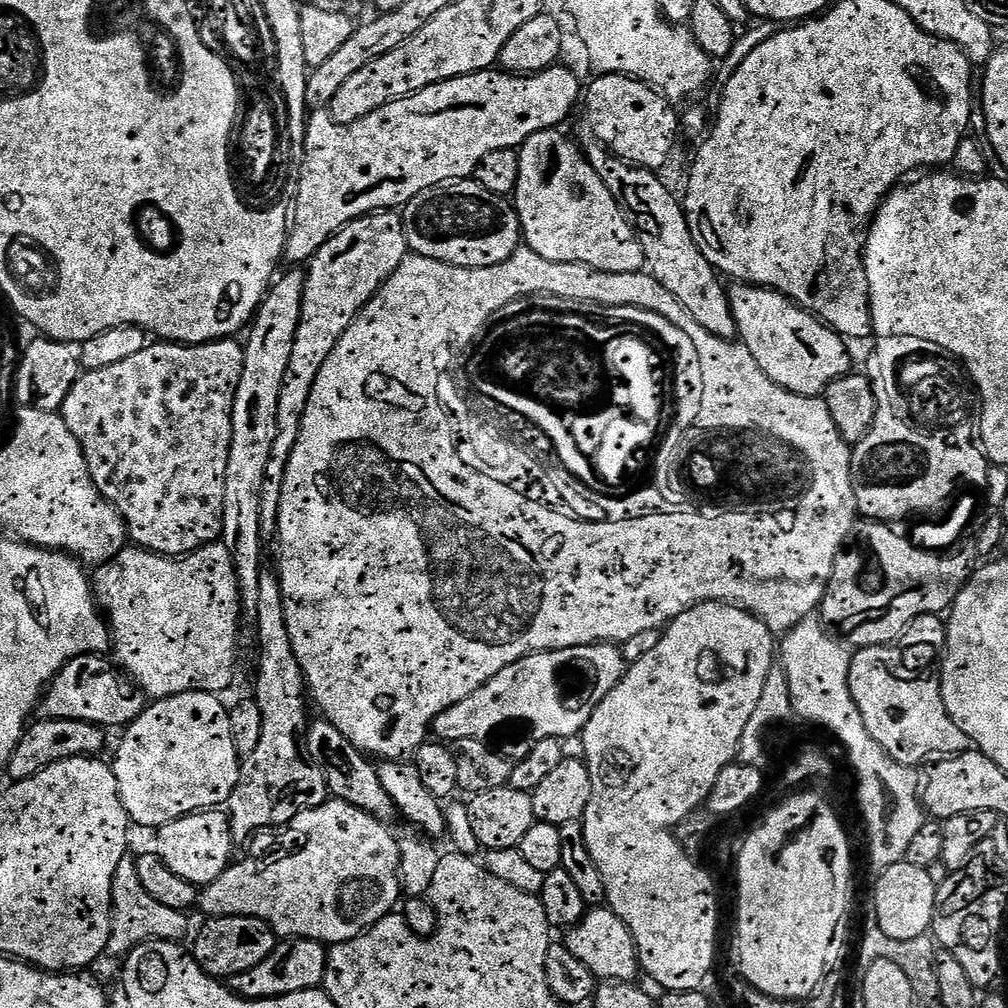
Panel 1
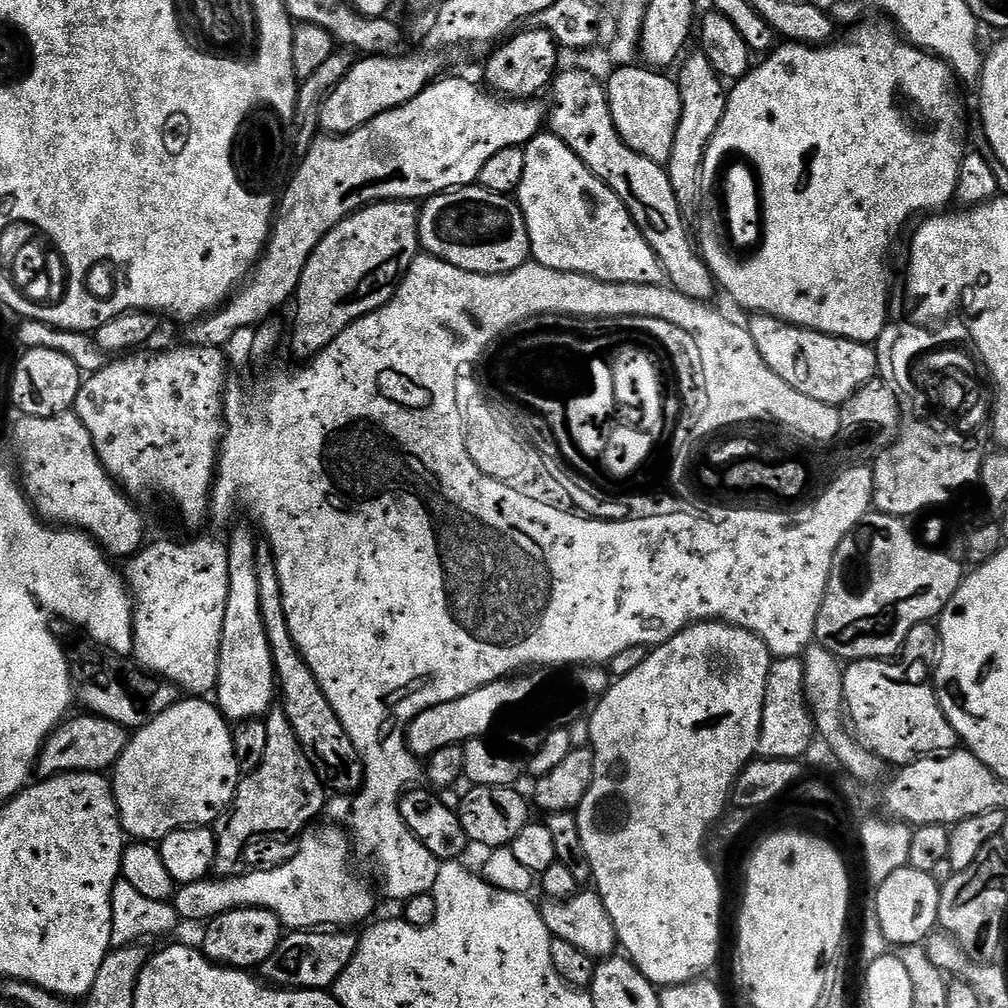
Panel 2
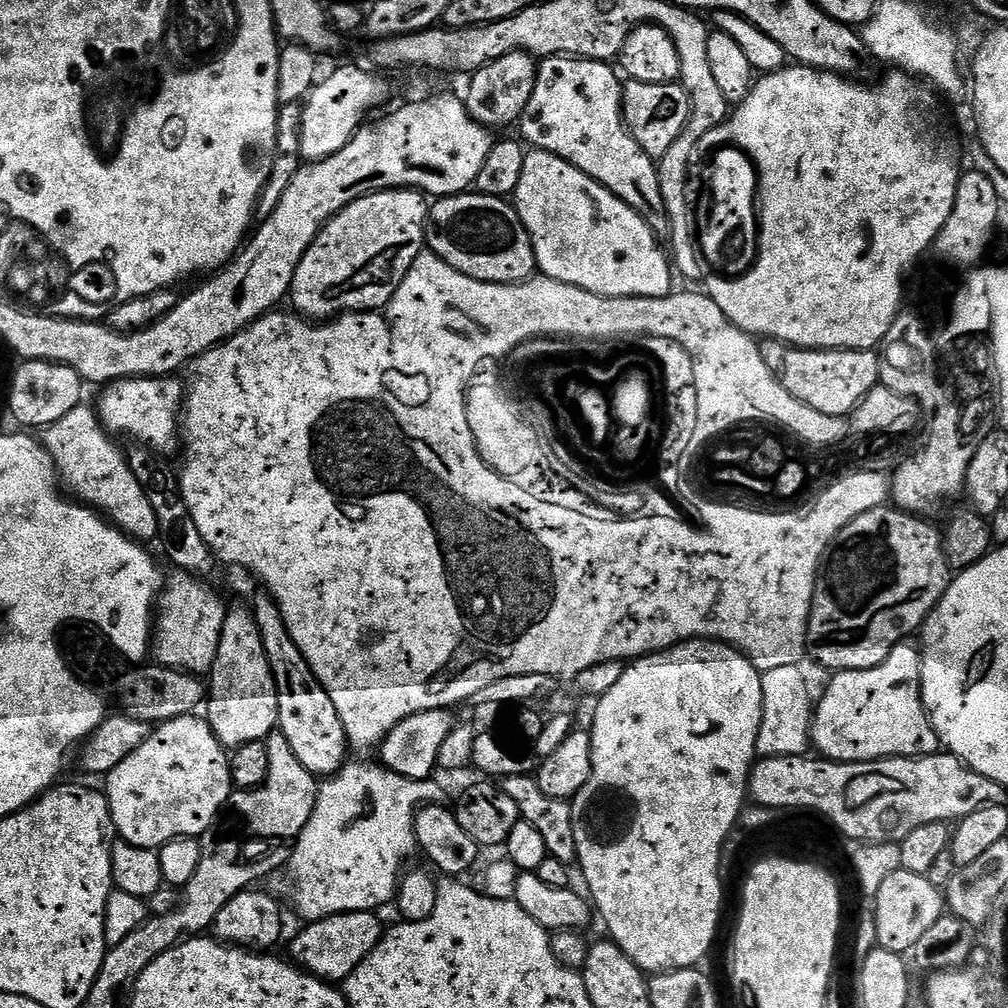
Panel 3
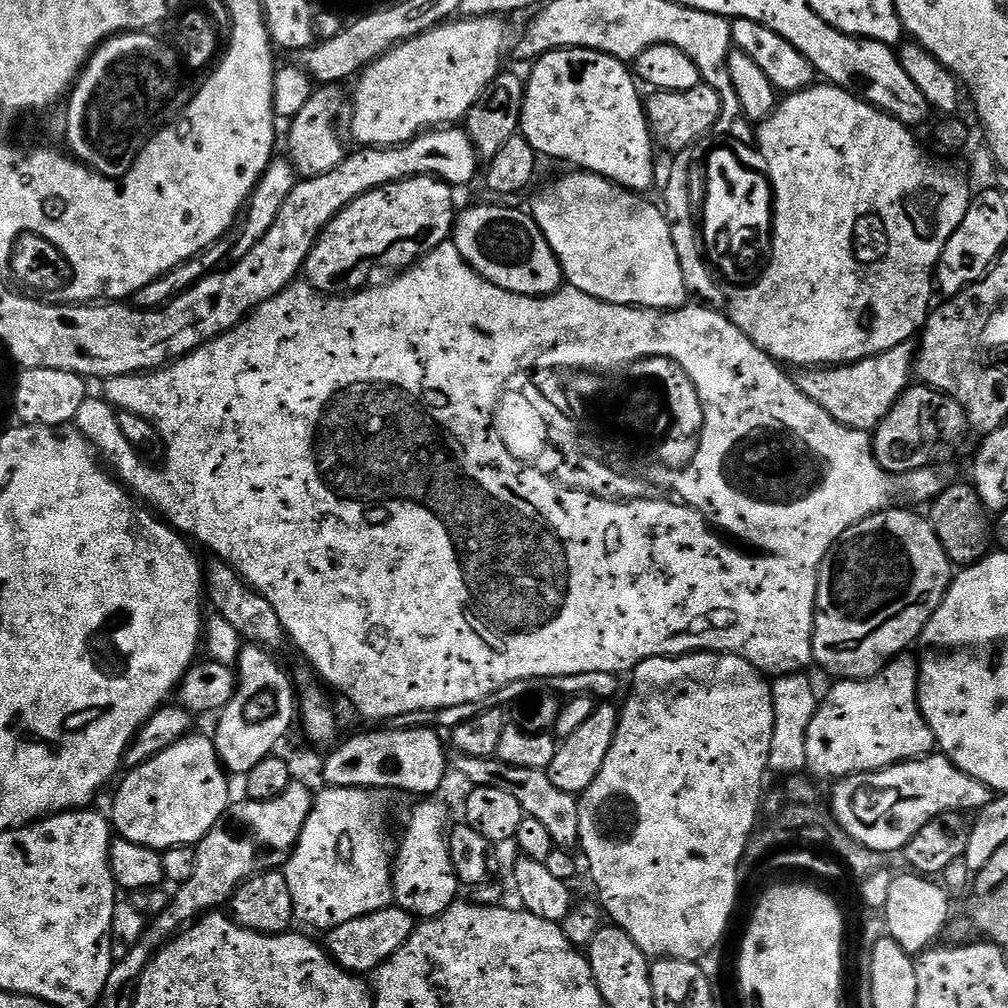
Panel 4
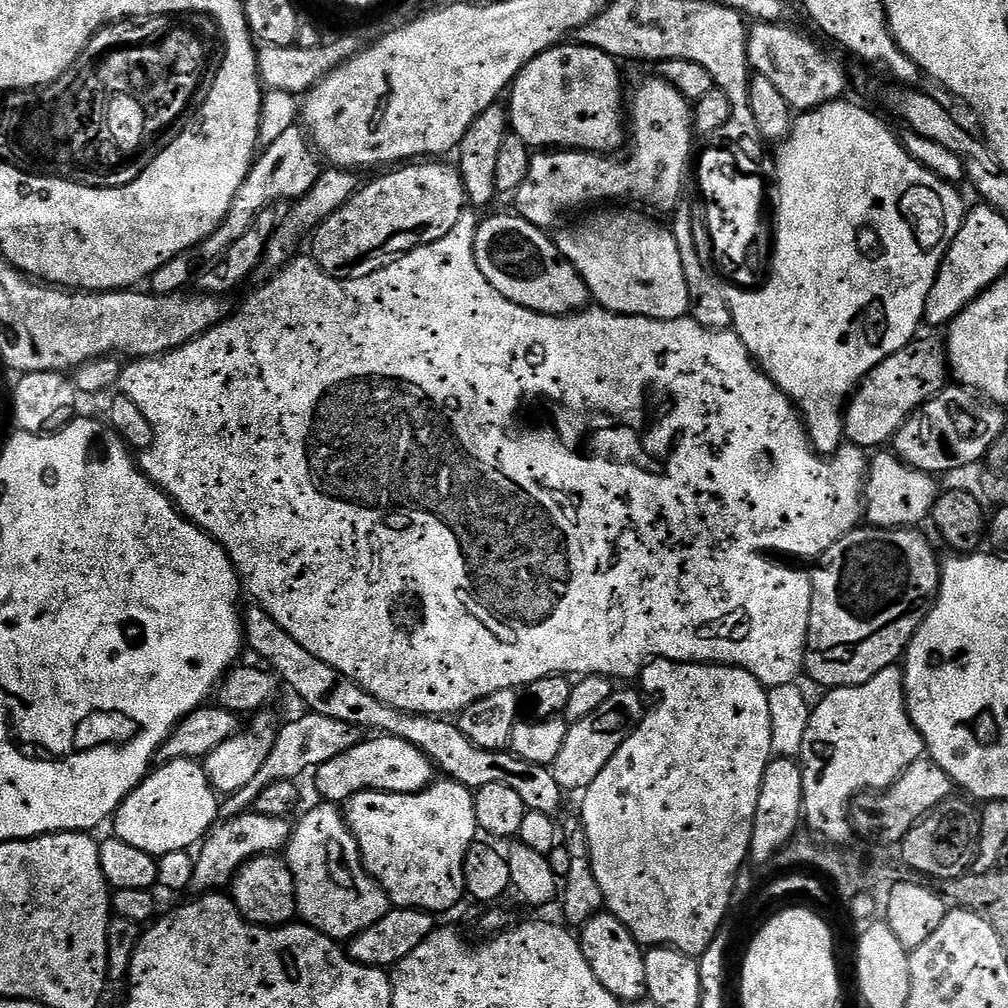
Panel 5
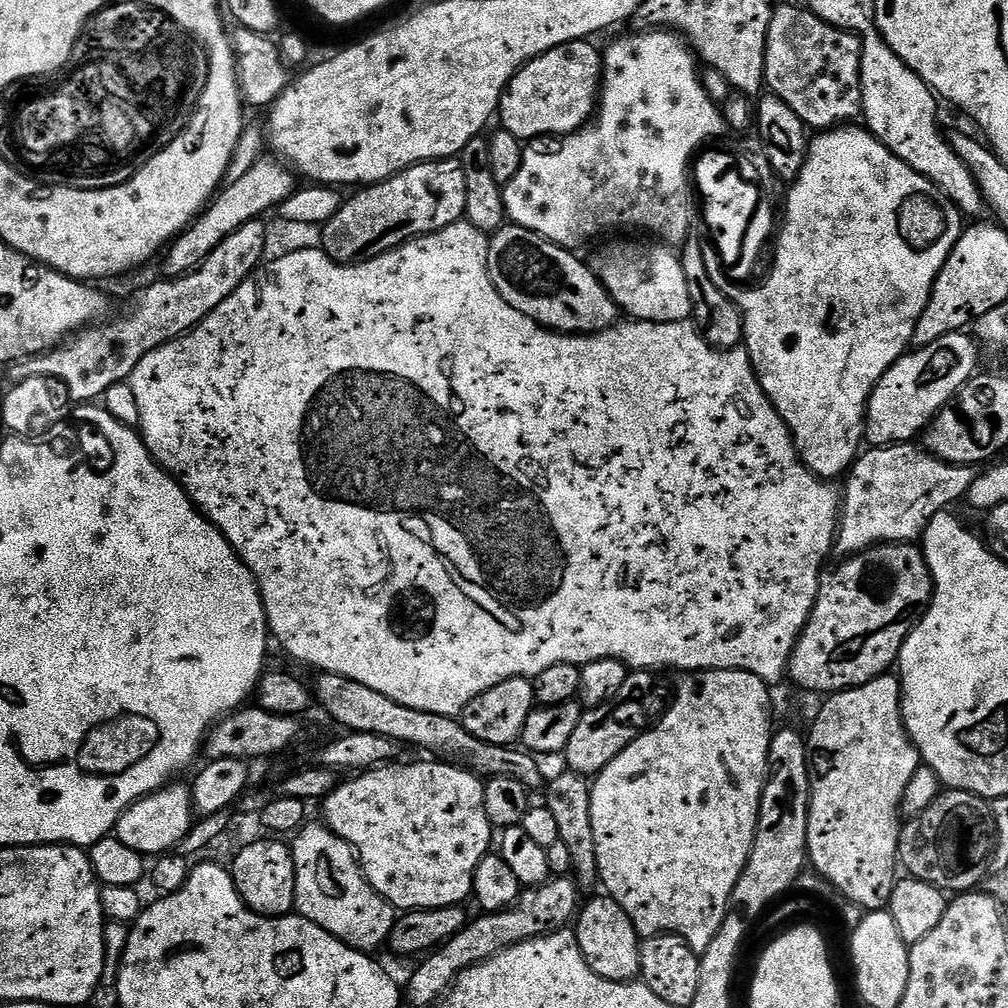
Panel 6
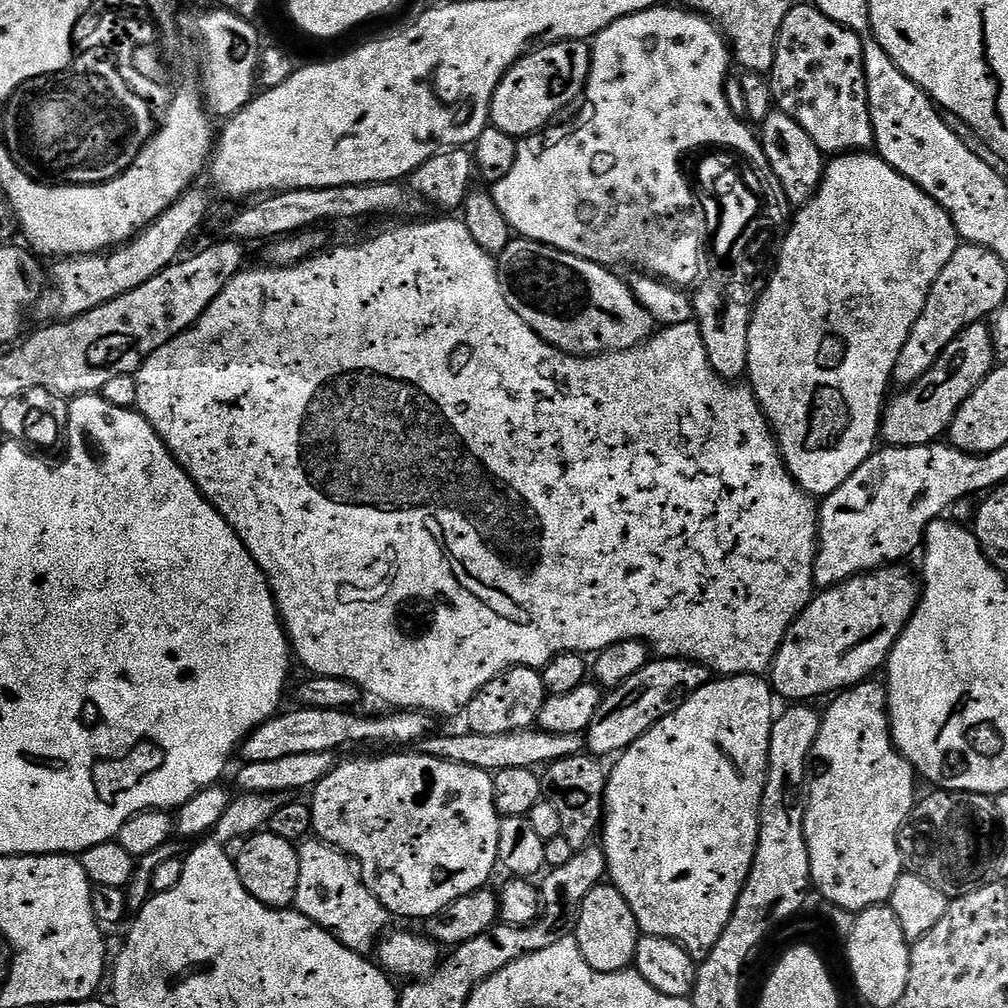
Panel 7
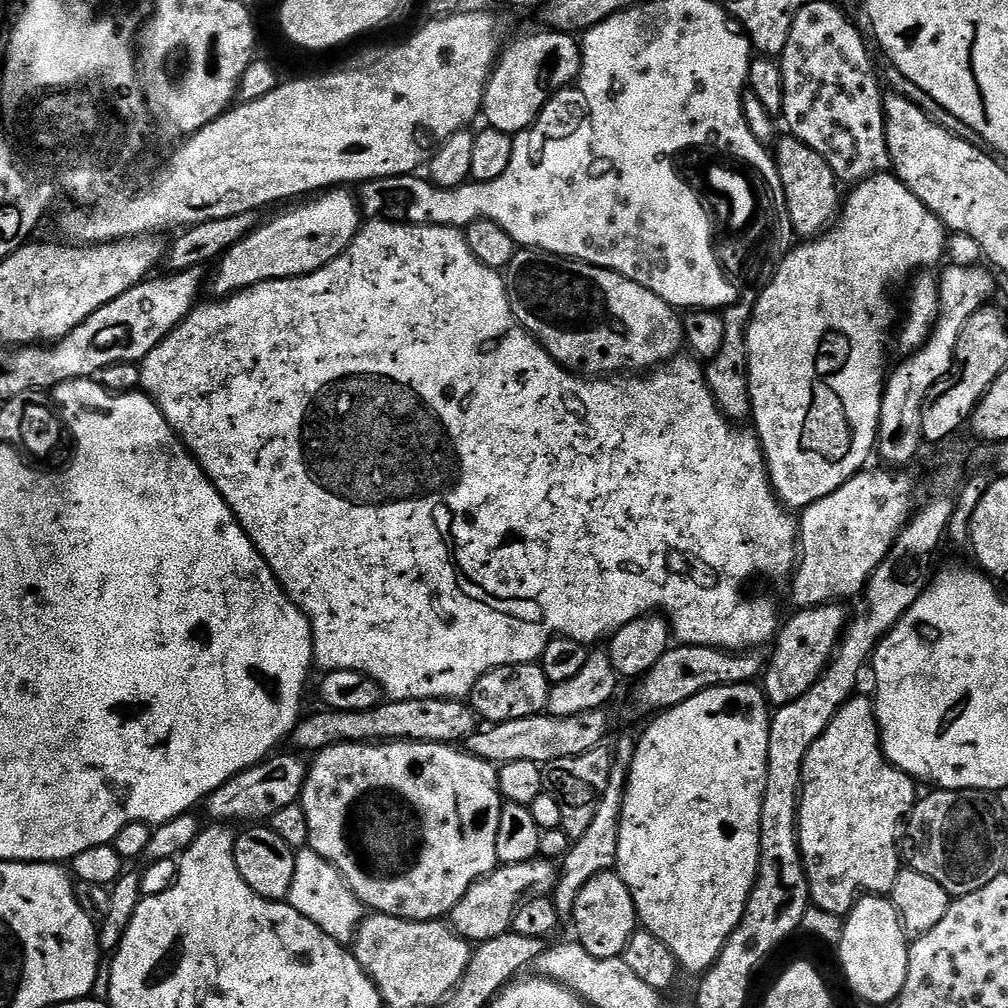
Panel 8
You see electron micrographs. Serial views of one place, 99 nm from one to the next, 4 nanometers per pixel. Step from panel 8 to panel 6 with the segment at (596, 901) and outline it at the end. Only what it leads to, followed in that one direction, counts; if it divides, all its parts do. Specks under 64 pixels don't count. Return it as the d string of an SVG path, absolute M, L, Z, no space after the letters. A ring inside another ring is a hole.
M599 894L588 905L579 909L574 920L578 946L594 974L602 974L610 982L623 984L635 981L640 976L640 946L642 937L632 924L631 918L607 894Z

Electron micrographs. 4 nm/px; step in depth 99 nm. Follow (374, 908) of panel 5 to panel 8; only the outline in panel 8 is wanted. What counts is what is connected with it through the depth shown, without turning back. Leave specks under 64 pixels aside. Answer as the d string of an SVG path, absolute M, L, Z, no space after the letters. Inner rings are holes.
M309 847L301 848L296 853L294 882L290 886L287 903L291 904L294 910L298 910L298 914L310 918L314 926L330 934L330 938L341 942L351 941L360 929L360 923L366 918L364 905L352 893L340 871Z

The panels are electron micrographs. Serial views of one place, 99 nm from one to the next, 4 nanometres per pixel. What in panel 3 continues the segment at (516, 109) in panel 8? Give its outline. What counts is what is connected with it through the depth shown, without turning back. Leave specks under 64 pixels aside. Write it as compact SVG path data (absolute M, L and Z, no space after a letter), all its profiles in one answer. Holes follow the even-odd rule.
M567 55L541 59L538 64L534 94L518 125L518 131L521 132L519 135L533 149L549 152L570 162L575 168L609 188L615 196L621 196L649 224L659 226L661 223L663 225L666 220L666 211L662 186L659 182L660 169L657 161L648 156L646 150L632 136L624 115L625 85L620 84L621 73L615 68L616 73L611 67L613 67L611 63L603 60L577 59L575 56Z

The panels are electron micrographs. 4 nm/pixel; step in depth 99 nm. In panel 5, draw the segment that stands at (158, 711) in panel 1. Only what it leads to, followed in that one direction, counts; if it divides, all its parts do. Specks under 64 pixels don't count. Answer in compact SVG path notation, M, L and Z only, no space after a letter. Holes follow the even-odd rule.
M175 760L153 767L144 781L120 803L114 817L114 836L159 858L174 850L195 849L212 831L219 814L218 793L212 789L203 763Z

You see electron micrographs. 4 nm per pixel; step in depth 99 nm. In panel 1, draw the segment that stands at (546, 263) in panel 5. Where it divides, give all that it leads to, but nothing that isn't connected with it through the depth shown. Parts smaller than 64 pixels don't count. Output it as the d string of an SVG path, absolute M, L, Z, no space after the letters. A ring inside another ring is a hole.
M474 178L453 180L450 184L440 184L418 194L410 203L403 205L402 219L406 242L415 255L434 258L455 268L498 266L512 257L522 244L520 216L516 213L513 201L498 194L490 194L490 190L486 190L486 186Z

